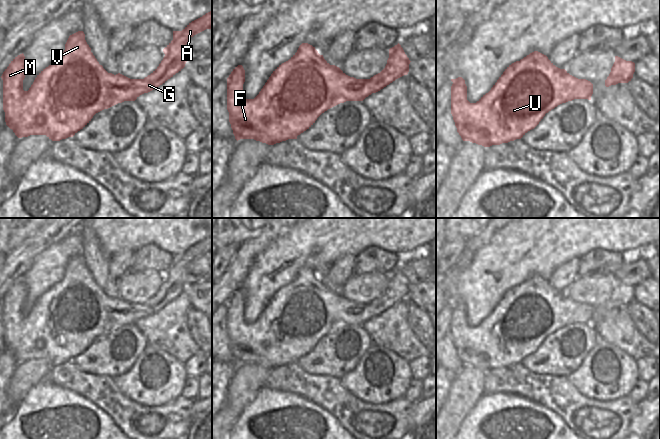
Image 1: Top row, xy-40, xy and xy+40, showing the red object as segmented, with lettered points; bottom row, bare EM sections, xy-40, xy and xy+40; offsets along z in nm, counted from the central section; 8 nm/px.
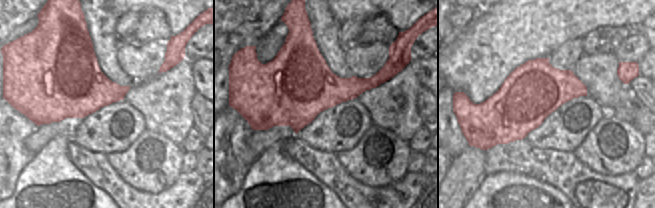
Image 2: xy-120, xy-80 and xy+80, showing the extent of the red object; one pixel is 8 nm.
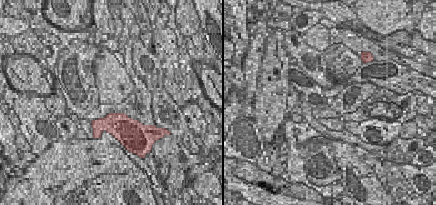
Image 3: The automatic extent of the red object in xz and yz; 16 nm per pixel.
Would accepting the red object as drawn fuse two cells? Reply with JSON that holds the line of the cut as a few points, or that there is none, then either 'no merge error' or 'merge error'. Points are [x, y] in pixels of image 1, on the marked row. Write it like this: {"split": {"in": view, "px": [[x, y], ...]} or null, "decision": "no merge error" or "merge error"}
{"split": null, "decision": "no merge error"}

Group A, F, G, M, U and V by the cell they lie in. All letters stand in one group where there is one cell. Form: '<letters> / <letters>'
A F G M U V

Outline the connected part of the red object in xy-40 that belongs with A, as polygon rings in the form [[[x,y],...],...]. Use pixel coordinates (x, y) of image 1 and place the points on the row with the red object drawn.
[[[212,11],[182,31],[173,31],[173,40],[163,49],[163,60],[144,79],[108,73],[91,52],[84,32],[78,31],[69,36],[63,54],[24,91],[27,62],[22,53],[1,76],[6,125],[18,138],[46,135],[60,141],[73,137],[96,113],[124,101],[135,101],[181,71],[187,62],[187,42],[206,29],[212,29]]]

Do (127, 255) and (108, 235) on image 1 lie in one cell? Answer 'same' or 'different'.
different

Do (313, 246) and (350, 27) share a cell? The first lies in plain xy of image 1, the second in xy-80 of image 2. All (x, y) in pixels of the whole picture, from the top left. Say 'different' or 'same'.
different

